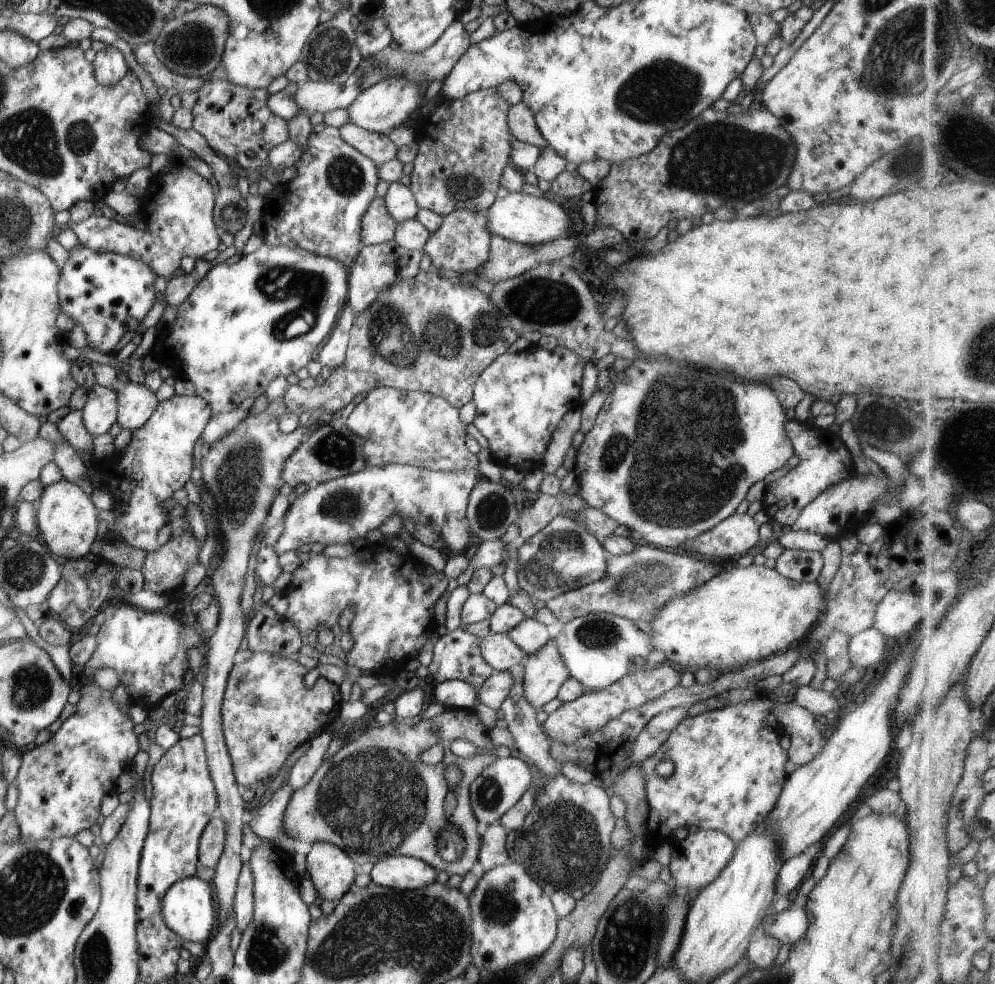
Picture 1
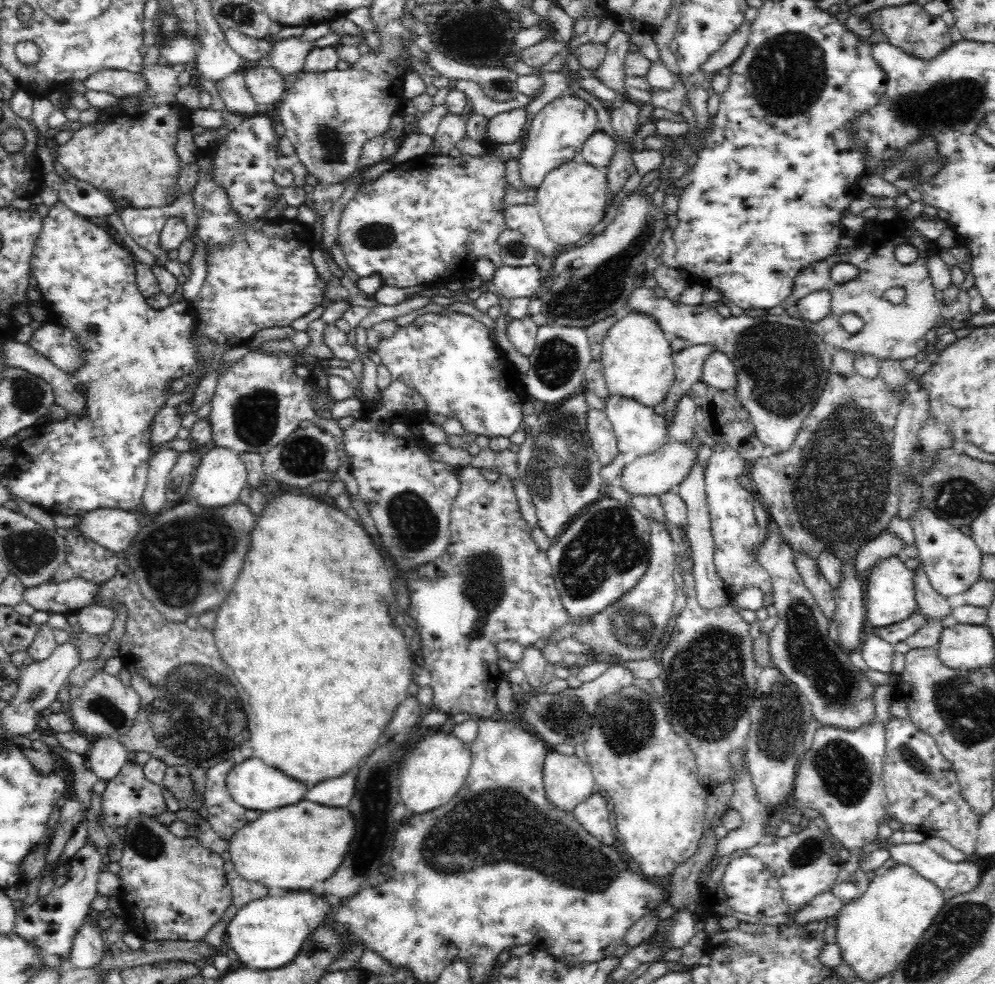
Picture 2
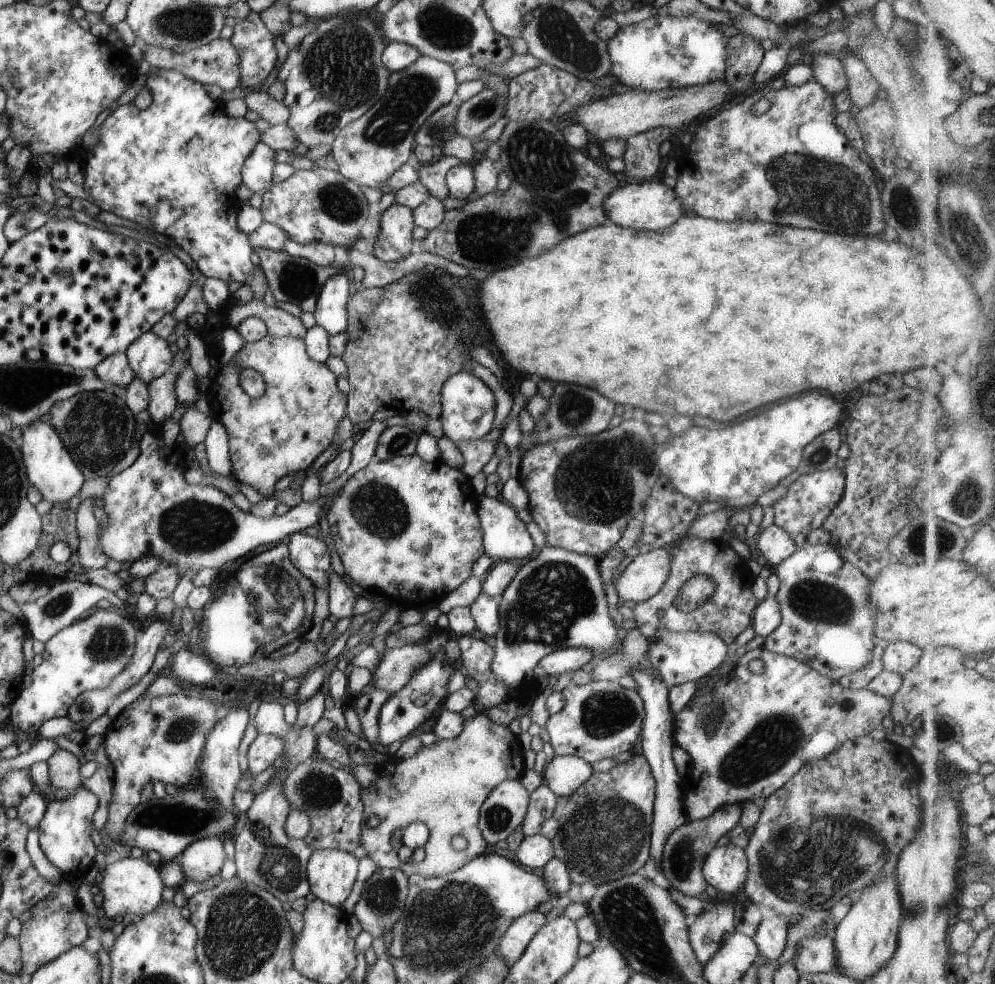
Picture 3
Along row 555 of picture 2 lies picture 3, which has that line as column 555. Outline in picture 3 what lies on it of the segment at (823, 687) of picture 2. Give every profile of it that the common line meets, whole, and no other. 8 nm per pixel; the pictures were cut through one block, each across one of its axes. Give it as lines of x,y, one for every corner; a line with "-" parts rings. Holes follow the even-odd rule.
555,755
542,773
542,778
558,797
566,798
592,773
591,763
582,758

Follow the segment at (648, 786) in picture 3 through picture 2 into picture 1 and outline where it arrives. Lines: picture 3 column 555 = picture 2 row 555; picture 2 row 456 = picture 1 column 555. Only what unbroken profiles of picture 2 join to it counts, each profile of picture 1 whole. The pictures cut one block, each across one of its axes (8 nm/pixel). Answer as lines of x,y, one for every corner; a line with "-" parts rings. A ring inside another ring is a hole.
523,663
511,668
514,684
502,703
508,730
517,742
518,755
531,761
545,775
536,800
528,811
524,824
507,834
507,851
511,862
520,863
528,876
549,896
562,891
572,894
585,884
594,885
615,854
611,843
616,817
611,809
611,795
598,782
571,781
559,770
550,752
551,741
536,721
536,710
525,696

